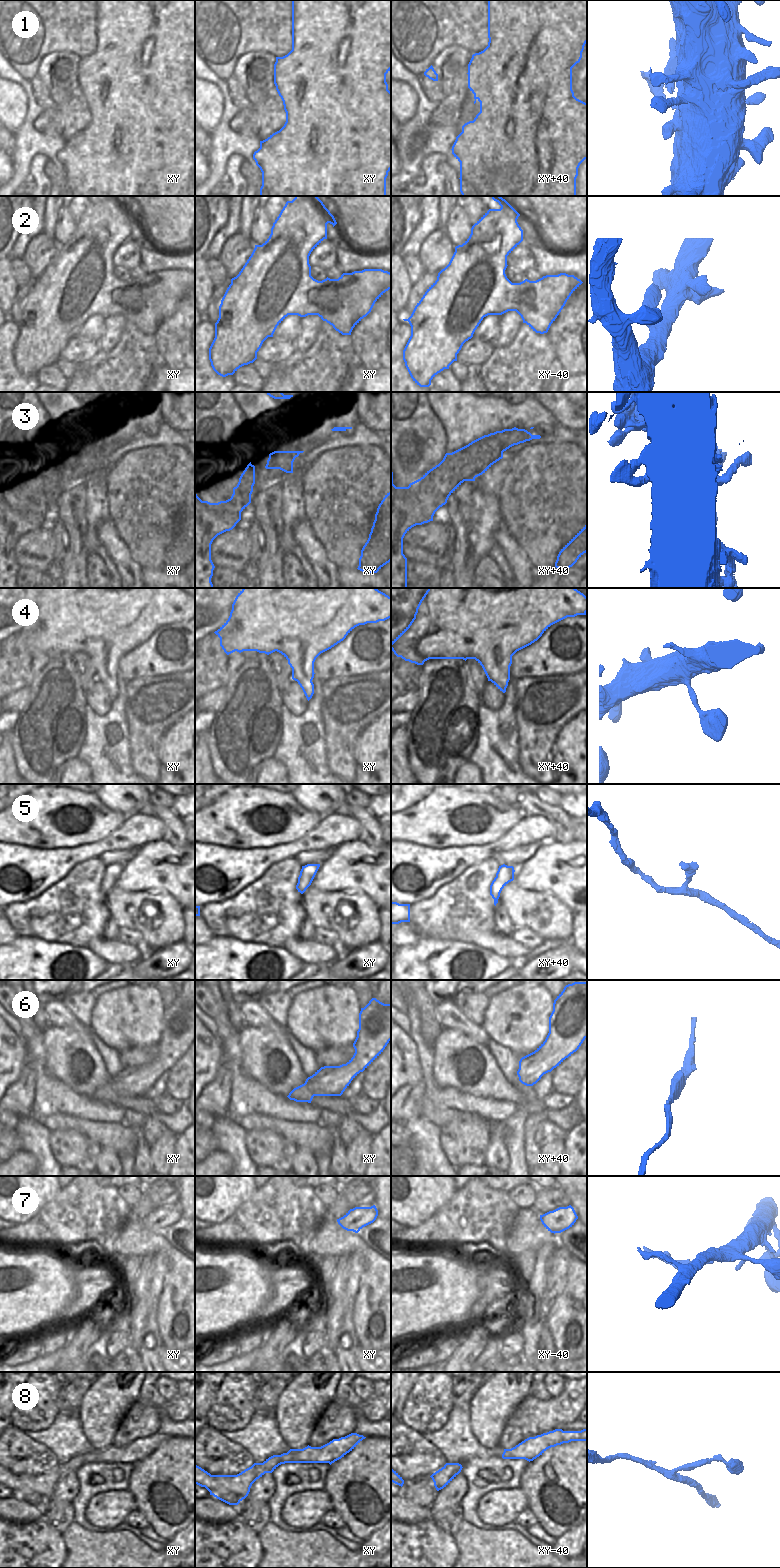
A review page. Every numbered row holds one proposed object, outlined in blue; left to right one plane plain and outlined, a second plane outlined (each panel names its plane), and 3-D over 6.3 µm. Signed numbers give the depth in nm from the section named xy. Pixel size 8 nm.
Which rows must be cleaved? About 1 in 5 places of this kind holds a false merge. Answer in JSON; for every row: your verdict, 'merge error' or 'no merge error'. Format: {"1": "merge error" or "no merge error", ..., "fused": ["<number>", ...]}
{"1": "no merge error", "2": "no merge error", "3": "no merge error", "4": "no merge error", "5": "no merge error", "6": "no merge error", "7": "merge error", "8": "no merge error", "fused": ["7"]}

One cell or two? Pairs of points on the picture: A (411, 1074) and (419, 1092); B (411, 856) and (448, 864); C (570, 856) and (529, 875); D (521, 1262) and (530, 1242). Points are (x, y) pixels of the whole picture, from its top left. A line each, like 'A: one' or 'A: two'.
A: two
B: one
C: one
D: two

